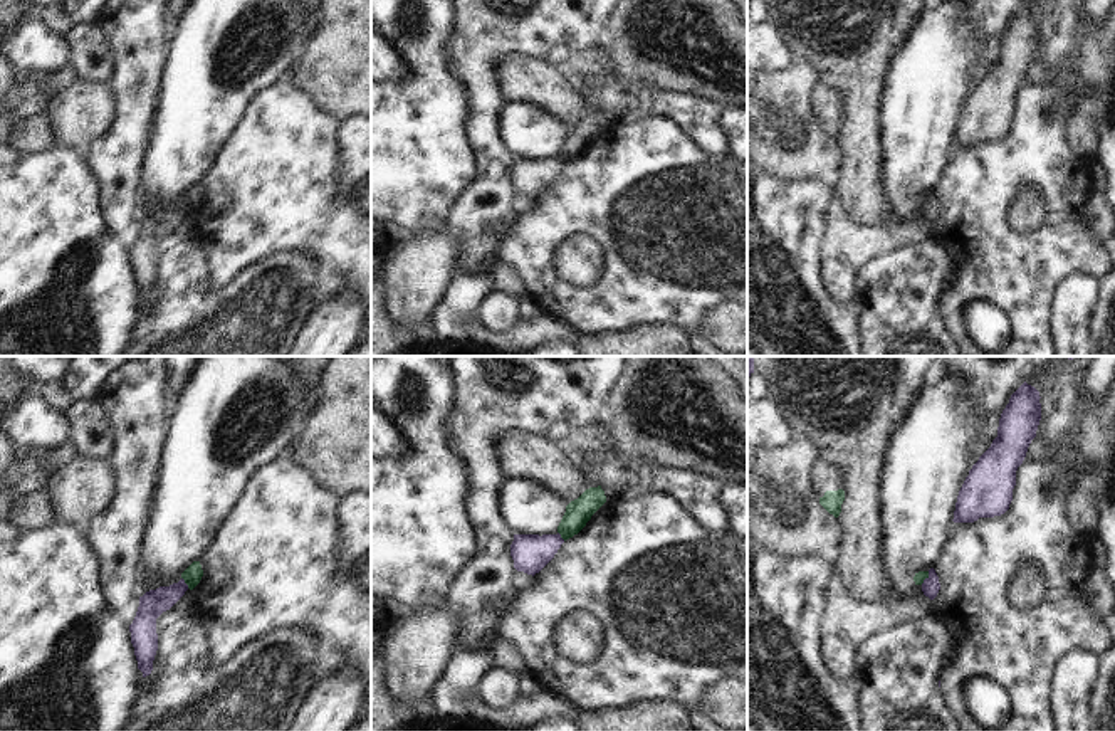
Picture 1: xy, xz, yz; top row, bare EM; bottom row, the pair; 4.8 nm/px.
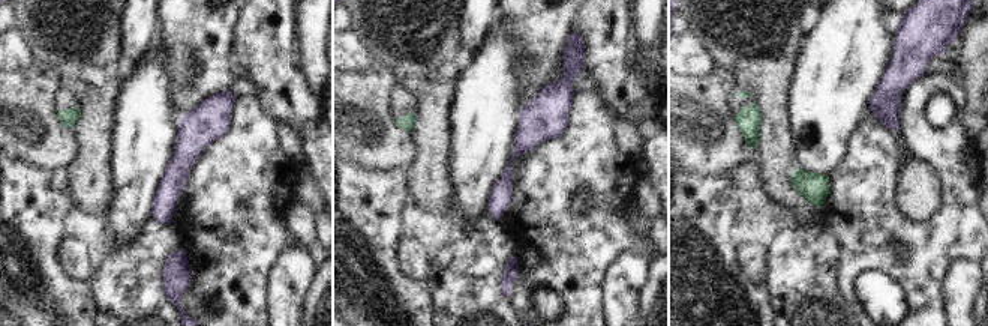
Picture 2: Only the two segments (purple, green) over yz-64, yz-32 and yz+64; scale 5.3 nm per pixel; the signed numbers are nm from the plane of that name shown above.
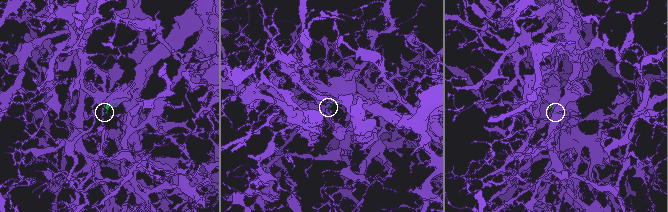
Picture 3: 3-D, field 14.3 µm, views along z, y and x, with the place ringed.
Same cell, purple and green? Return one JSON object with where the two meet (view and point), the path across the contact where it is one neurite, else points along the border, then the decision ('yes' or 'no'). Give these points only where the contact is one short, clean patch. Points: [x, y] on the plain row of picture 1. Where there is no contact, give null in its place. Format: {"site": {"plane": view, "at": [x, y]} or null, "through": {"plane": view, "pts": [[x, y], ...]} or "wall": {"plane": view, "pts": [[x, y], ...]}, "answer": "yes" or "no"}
{"site": {"plane": "xy", "at": [183, 205]}, "wall": {"plane": "xy", "pts": [[182, 200], [188, 210]]}, "answer": "no"}

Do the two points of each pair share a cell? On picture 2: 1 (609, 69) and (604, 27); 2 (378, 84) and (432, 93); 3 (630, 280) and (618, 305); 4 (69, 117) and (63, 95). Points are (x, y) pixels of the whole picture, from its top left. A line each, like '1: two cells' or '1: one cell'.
1: one cell
2: two cells
3: one cell
4: one cell

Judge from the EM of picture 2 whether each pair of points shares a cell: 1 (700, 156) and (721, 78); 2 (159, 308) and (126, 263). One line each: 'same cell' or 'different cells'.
1: same cell
2: same cell

